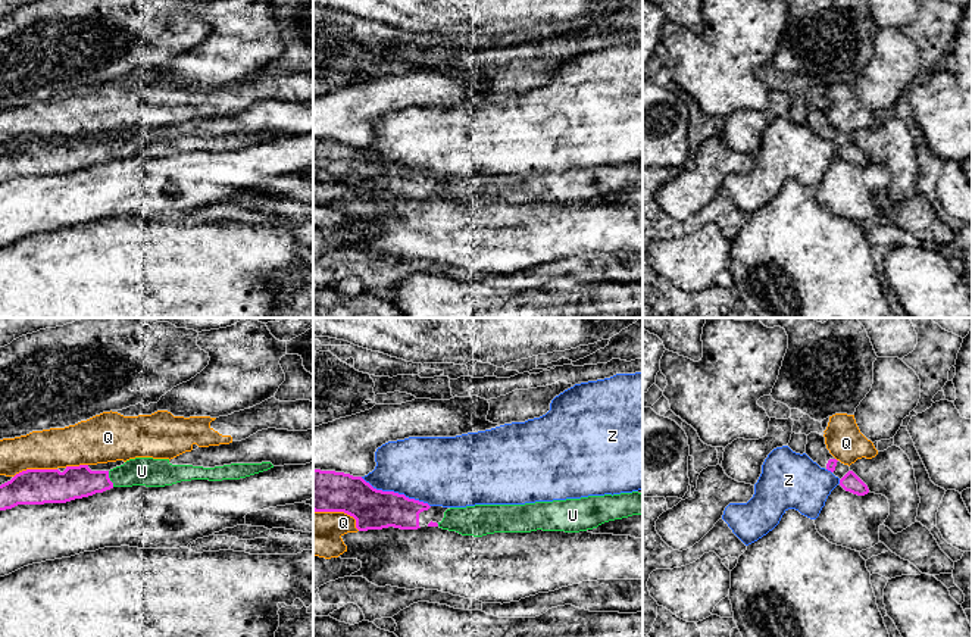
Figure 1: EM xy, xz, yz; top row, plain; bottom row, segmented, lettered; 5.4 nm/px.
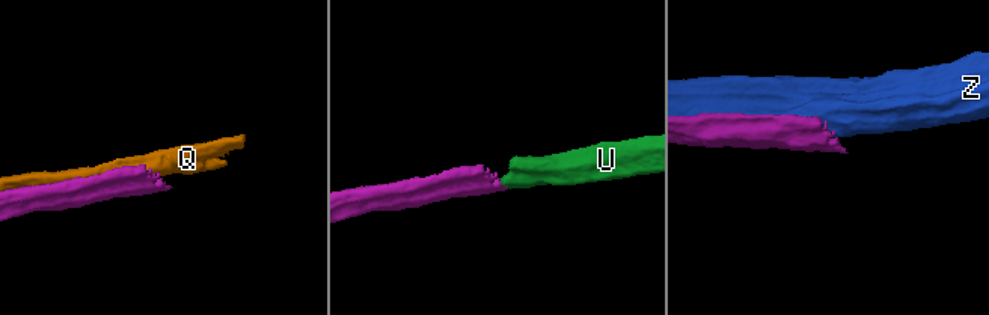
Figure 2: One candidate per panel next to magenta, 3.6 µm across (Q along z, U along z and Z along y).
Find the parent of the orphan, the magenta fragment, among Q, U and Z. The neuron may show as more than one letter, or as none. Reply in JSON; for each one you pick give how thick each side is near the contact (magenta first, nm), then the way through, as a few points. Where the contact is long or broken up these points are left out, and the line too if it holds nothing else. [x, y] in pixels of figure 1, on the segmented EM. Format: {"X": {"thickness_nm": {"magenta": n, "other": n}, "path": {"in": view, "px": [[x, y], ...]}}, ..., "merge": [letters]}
{"U": {"thickness_nm": {"magenta": 180, "other": 160}, "path": {"in": "xy", "px": [[80, 481], [109, 478], [141, 471]]}}, "merge": ["U"]}

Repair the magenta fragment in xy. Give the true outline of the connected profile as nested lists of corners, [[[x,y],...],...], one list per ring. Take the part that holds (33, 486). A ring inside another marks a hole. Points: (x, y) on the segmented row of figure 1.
[[[135,458],[110,471],[91,471],[88,465],[66,466],[63,472],[59,469],[26,469],[0,485],[0,510],[12,509],[18,505],[66,503],[75,499],[93,496],[96,493],[103,493],[113,487],[165,487],[191,480],[240,480],[271,468],[274,468],[271,462],[231,463],[215,468],[203,468],[193,465],[172,465],[169,459]]]

